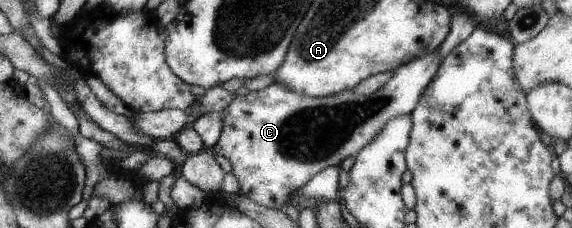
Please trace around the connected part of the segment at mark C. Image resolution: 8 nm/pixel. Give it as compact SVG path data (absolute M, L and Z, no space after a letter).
M427 52L394 69L393 75L371 95L345 90L333 95L309 97L303 92L286 88L279 82L271 82L260 90L251 90L246 95L235 96L221 112L222 128L218 140L209 149L214 155L227 158L232 174L239 182L239 194L266 208L281 208L283 203L318 171L329 166L339 166L345 157L355 157L361 148L376 136L385 122L397 116L408 116L427 84L433 79L440 64L435 52Z

